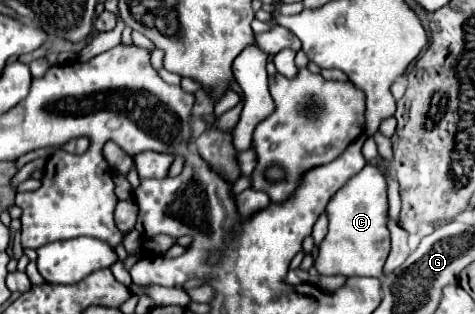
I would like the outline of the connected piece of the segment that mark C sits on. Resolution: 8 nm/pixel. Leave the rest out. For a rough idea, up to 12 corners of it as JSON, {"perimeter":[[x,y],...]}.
{"perimeter":[[366,164],[326,211],[318,273],[382,277],[386,183]]}

